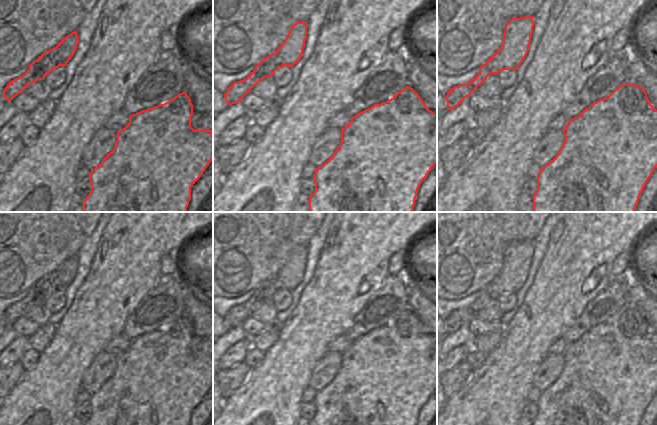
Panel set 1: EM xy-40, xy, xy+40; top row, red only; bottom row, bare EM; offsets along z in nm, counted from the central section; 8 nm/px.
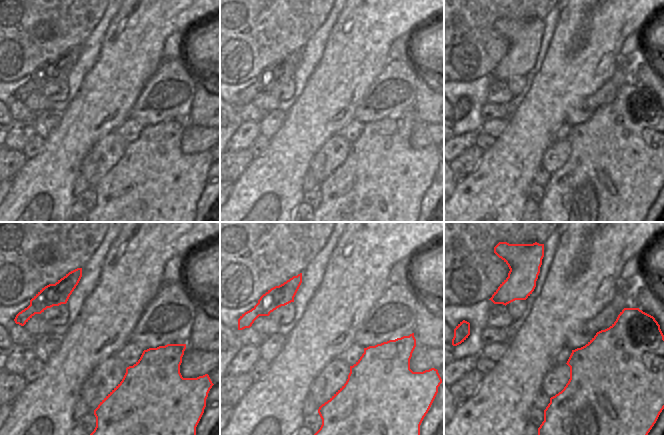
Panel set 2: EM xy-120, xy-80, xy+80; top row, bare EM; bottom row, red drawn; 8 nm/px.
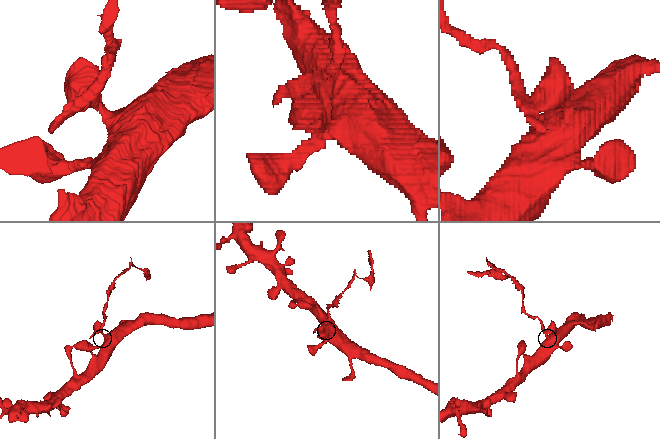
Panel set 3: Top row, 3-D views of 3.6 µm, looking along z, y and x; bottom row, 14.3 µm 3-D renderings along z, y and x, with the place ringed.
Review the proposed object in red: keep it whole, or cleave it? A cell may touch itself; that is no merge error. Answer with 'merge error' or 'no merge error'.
merge error

